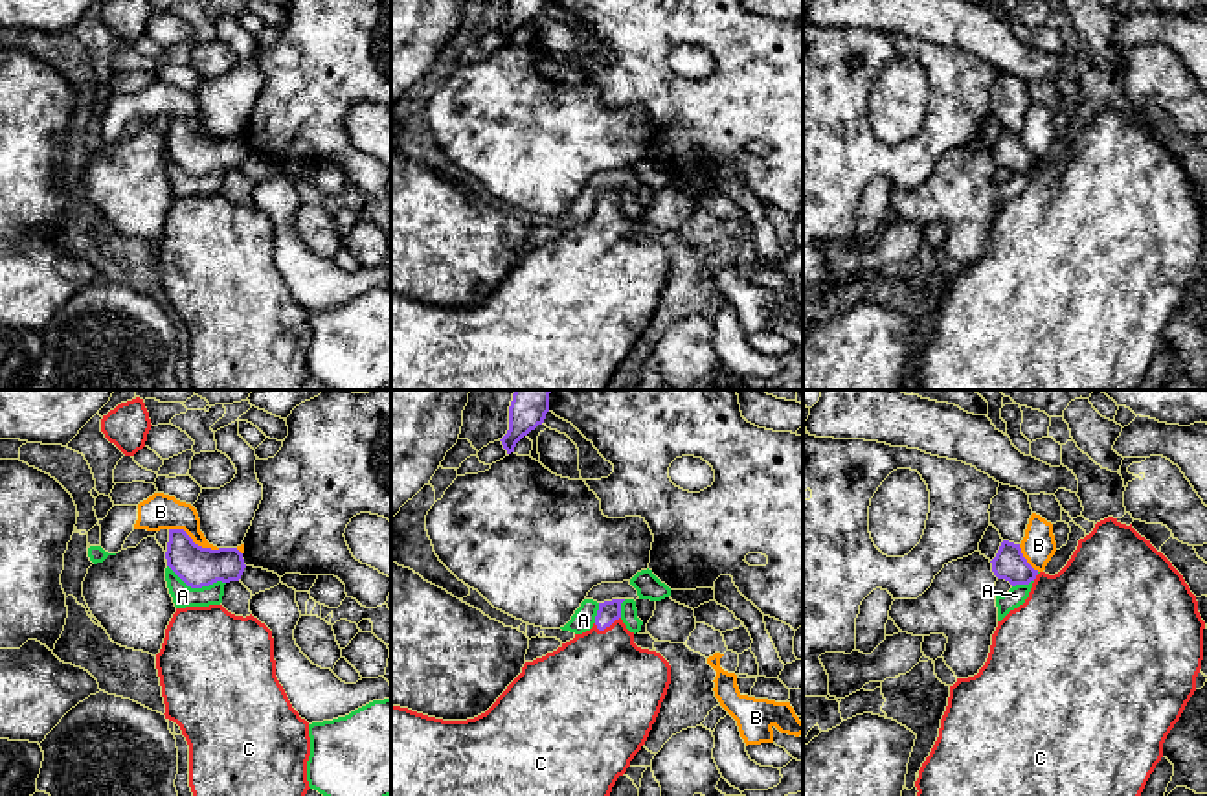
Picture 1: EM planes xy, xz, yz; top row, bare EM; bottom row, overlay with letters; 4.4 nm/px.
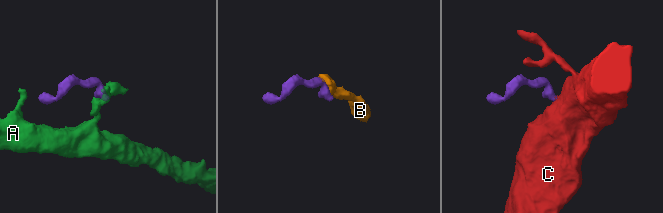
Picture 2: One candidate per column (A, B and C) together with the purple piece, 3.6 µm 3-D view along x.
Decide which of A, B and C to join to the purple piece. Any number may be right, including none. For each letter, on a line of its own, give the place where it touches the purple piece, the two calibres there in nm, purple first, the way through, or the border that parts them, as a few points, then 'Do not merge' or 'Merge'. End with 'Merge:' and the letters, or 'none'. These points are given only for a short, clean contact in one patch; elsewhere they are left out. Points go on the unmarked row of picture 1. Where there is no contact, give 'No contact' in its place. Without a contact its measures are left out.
A: Touches purple at xy (197, 175). Thickness 180 nm (purple) against 100 nm. Boundary: xy (168, 153), (191, 175), (225, 171). Do not merge
B: Touches purple at xy (193, 131). Thickness 180 nm (purple) against 160 nm. Boundary: xy (169, 116), (180, 116), (203, 135), (219, 136). Do not merge
C: Touches purple at xz (607, 214). Thickness 90 nm (purple) against 460 nm. Path across: xz (609, 199), (607, 214), (601, 271). Merge
Merge: C

